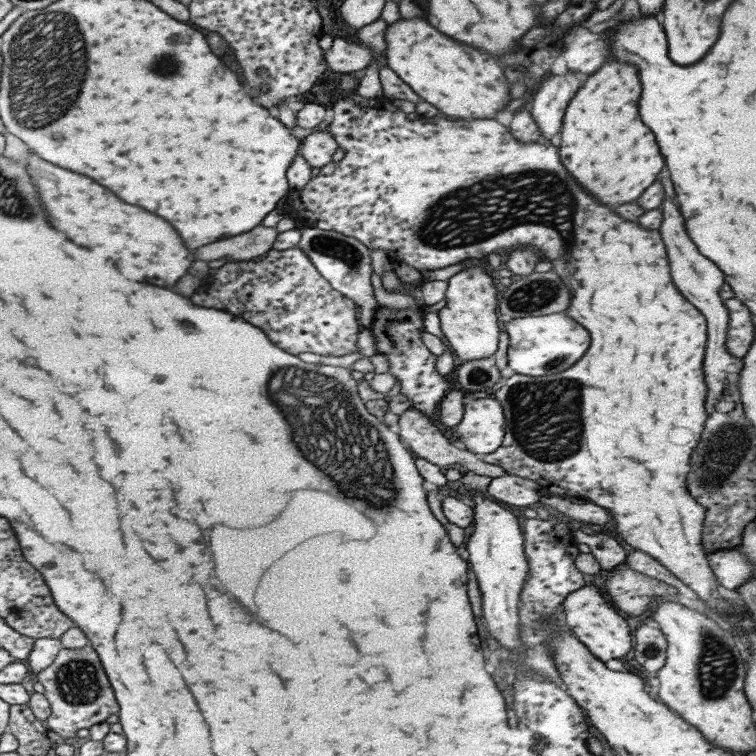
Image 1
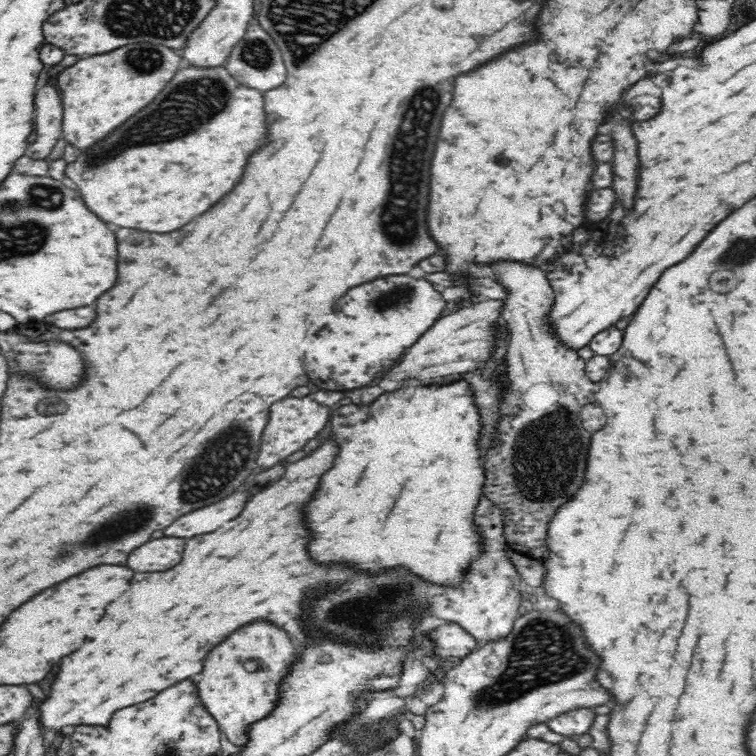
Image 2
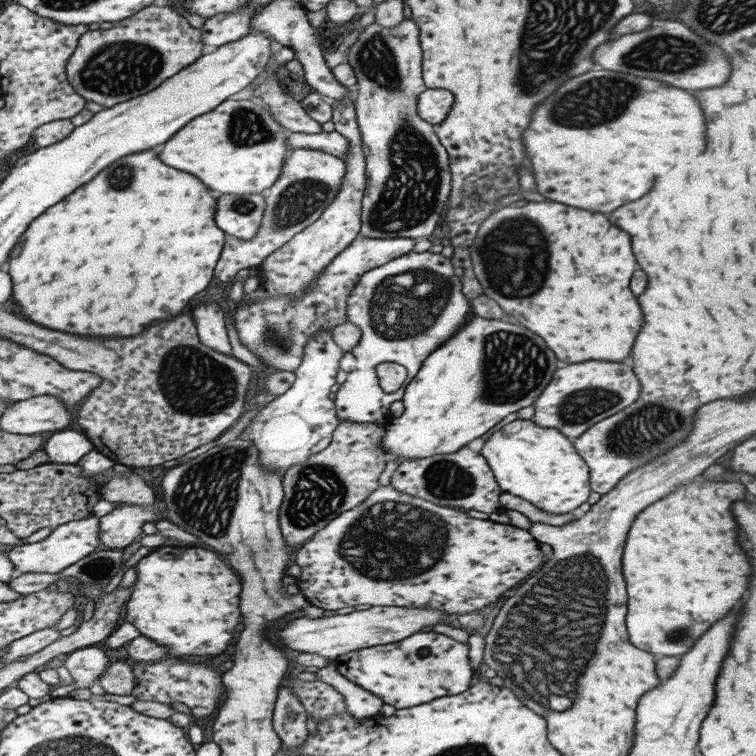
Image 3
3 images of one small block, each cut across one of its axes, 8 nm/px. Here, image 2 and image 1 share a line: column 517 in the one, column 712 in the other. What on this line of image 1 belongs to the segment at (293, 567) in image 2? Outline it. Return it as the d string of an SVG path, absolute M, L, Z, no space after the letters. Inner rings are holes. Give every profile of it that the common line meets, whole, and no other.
M344 94L338 98L332 106L334 110L334 121L326 128L326 131L333 134L333 138L339 143L339 147L344 151L344 157L340 162L331 161L328 165L315 172L314 176L308 181L308 184L302 189L294 189L290 192L289 216L303 228L316 227L322 230L332 230L346 237L356 238L361 244L367 246L370 250L384 250L392 261L398 264L408 264L416 268L418 272L424 270L438 270L452 266L460 260L466 258L480 258L484 254L490 254L501 248L516 248L522 245L532 245L532 249L542 252L544 258L548 258L554 264L552 271L566 282L566 286L572 290L572 304L566 310L566 314L580 322L584 328L588 328L592 344L588 348L588 354L580 358L572 368L568 368L562 374L554 374L548 377L530 377L520 374L514 374L507 380L504 380L504 386L490 394L500 404L502 404L504 416L506 419L506 434L498 450L492 454L485 454L482 460L488 464L502 466L506 474L520 476L531 481L536 481L540 485L542 496L552 494L571 500L583 500L592 502L605 508L612 514L616 521L616 528L620 538L629 546L644 551L646 554L655 558L664 565L676 578L679 578L684 584L696 593L696 596L704 602L704 616L710 616L714 620L728 627L724 621L728 614L736 615L736 610L728 603L728 599L720 594L720 584L714 577L714 571L709 567L706 551L702 546L702 528L704 528L704 506L700 505L696 498L692 497L688 488L686 488L686 474L690 472L690 456L694 448L700 442L700 434L704 432L704 422L706 422L706 382L704 382L704 352L706 352L706 318L690 304L686 302L682 294L674 288L672 280L668 282L670 268L668 268L668 256L662 244L662 238L658 230L642 230L636 222L624 222L618 218L608 206L598 204L592 196L588 196L576 182L572 182L572 176L564 170L560 164L560 154L558 146L552 142L542 140L538 143L520 143L515 140L506 126L496 122L496 120L446 120L444 116L434 116L434 118L418 118L418 120L408 120L410 116L406 115L401 109L395 107L387 98L377 97L374 99L364 98L360 94ZM490 198L500 198L500 206L490 206Z

